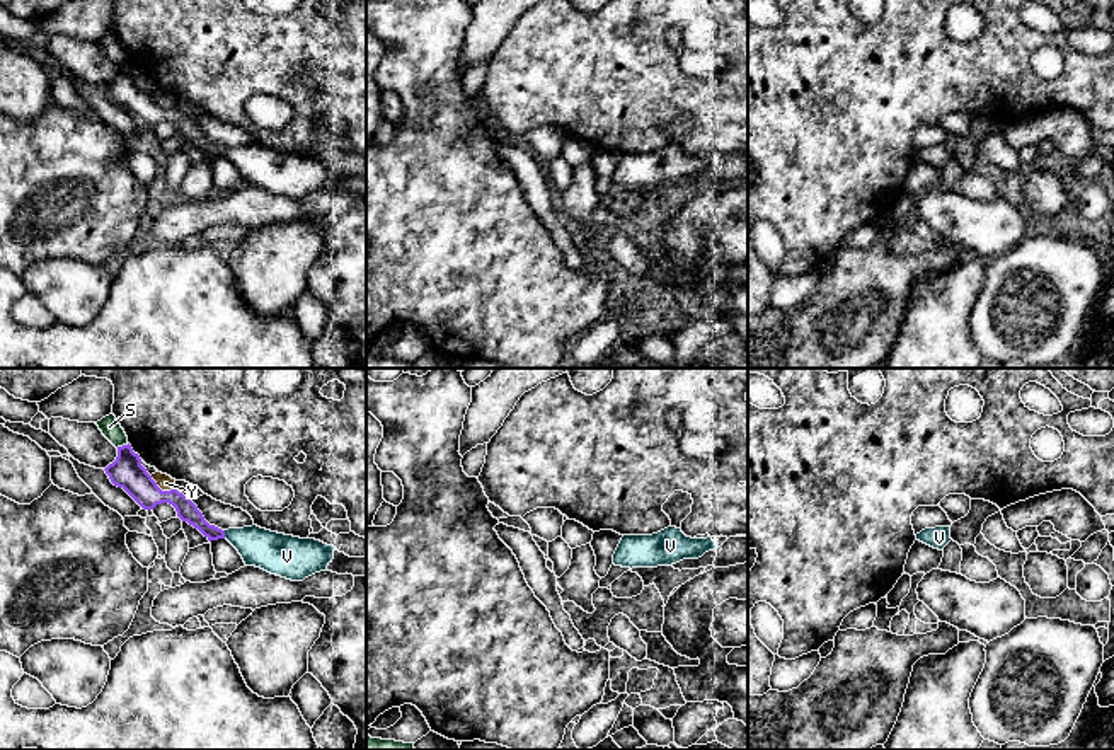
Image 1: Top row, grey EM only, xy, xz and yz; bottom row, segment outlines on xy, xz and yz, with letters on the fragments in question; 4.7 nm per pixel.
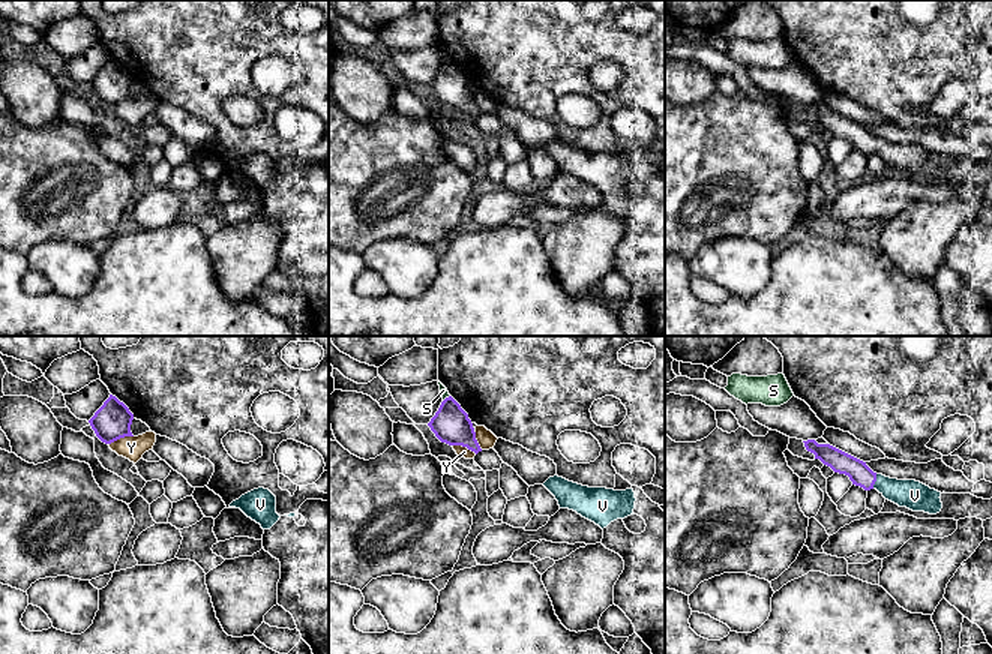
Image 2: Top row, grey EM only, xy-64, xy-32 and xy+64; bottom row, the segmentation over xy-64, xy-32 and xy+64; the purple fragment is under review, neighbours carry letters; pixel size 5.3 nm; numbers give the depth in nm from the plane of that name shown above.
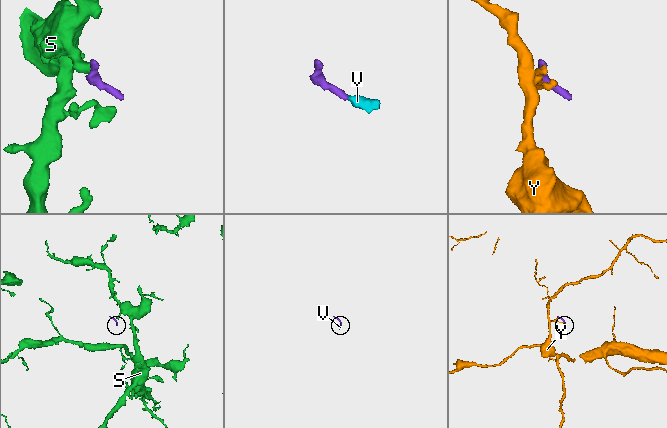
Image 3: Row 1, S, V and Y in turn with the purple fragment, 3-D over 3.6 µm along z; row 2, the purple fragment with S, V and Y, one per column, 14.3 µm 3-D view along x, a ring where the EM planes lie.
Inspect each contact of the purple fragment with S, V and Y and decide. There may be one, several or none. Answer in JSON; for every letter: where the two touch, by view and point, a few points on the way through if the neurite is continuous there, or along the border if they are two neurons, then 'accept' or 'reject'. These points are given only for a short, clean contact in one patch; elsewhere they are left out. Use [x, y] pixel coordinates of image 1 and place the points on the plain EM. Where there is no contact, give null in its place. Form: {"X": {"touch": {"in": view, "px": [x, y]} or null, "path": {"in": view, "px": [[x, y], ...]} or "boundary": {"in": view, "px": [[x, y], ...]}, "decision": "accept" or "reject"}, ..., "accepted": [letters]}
{"S": {"touch": {"in": "xy", "px": [123, 63]}, "boundary": {"in": "xy", "px": [[128, 62], [116, 65]]}, "decision": "reject"}, "V": {"touch": {"in": "xy", "px": [223, 152]}, "decision": "accept"}, "Y": {"touch": {"in": "xy", "px": [160, 108]}, "decision": "reject"}, "accepted": ["V"]}

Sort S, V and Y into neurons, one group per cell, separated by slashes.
S / V / Y

